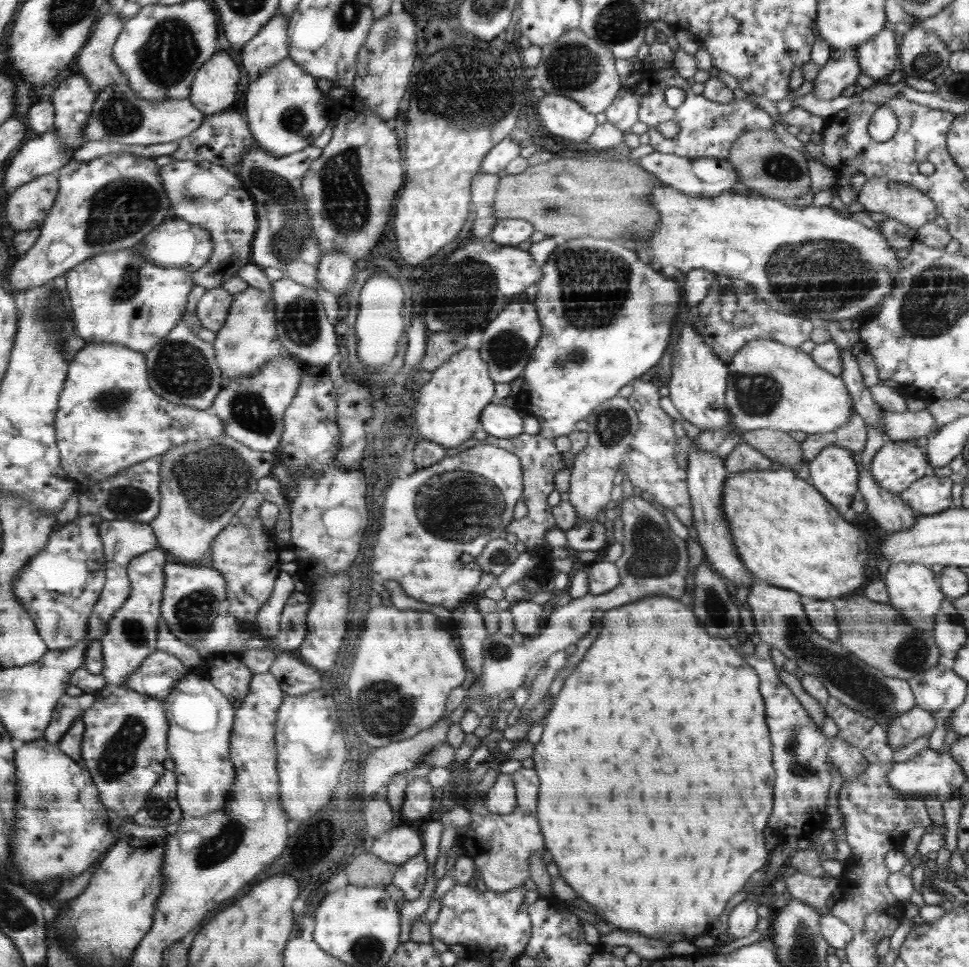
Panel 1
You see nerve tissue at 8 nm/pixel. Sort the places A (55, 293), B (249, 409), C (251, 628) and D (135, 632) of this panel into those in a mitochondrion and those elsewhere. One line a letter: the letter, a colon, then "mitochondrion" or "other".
A: other
B: mitochondrion
C: other
D: mitochondrion

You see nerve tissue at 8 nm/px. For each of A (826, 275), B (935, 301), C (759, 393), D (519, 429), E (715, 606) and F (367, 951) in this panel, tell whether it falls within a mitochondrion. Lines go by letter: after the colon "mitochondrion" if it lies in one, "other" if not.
A: mitochondrion
B: mitochondrion
C: mitochondrion
D: other
E: mitochondrion
F: mitochondrion

